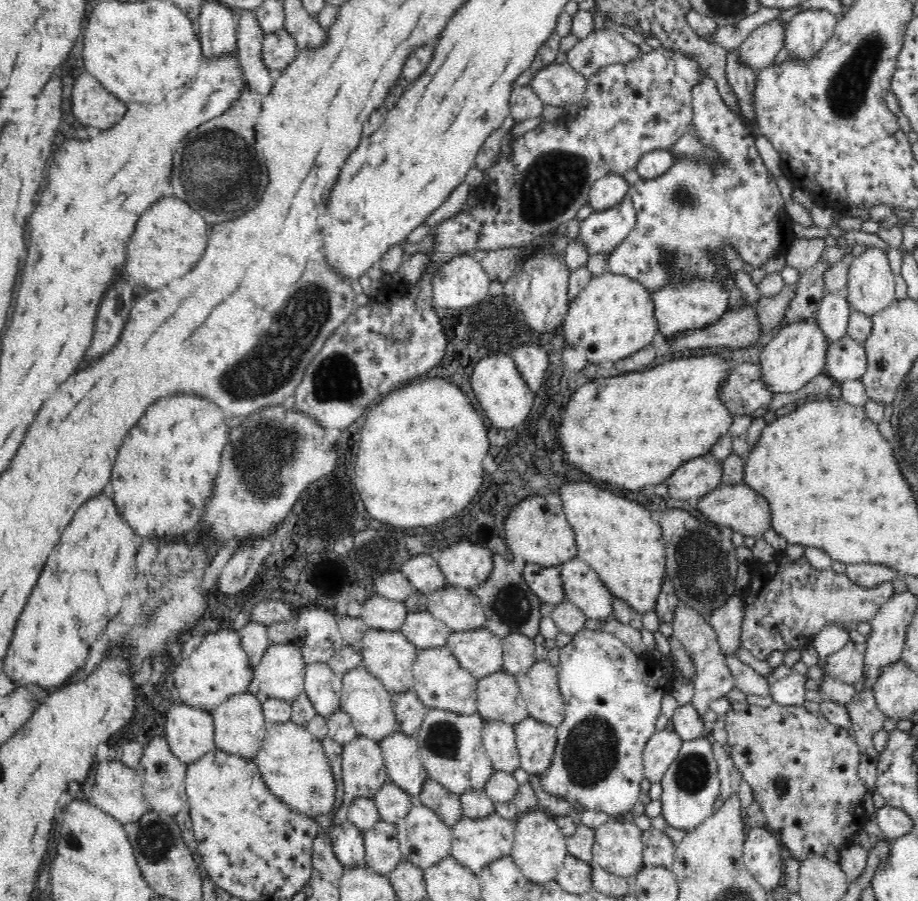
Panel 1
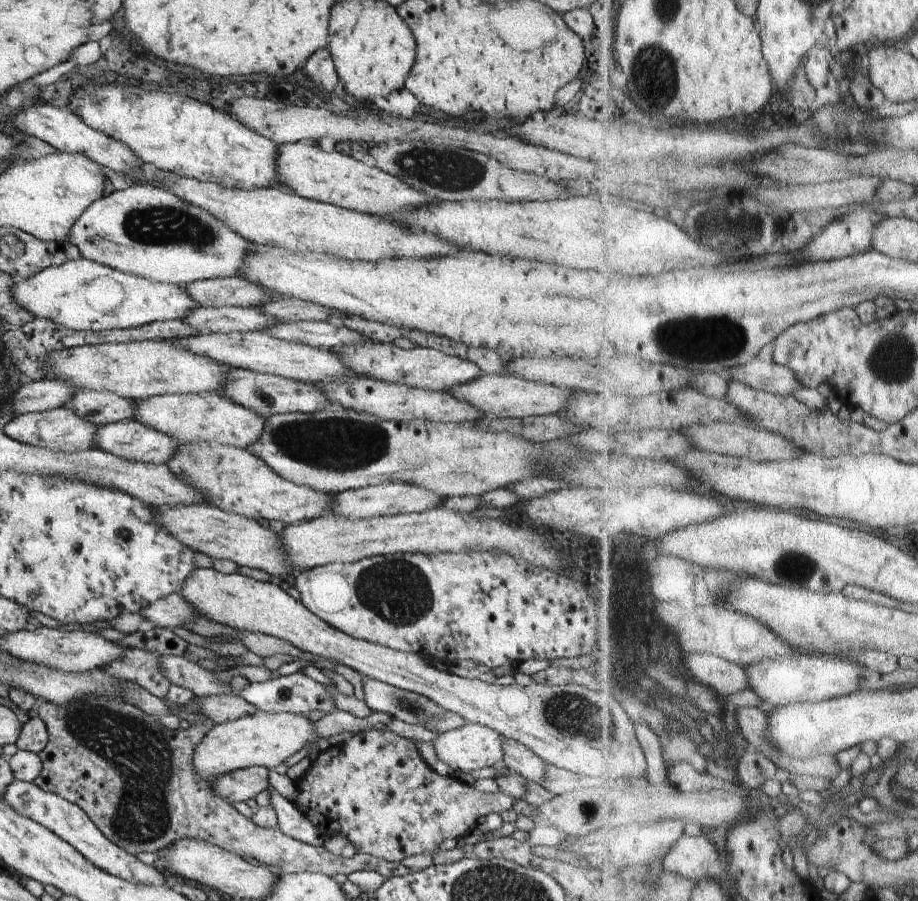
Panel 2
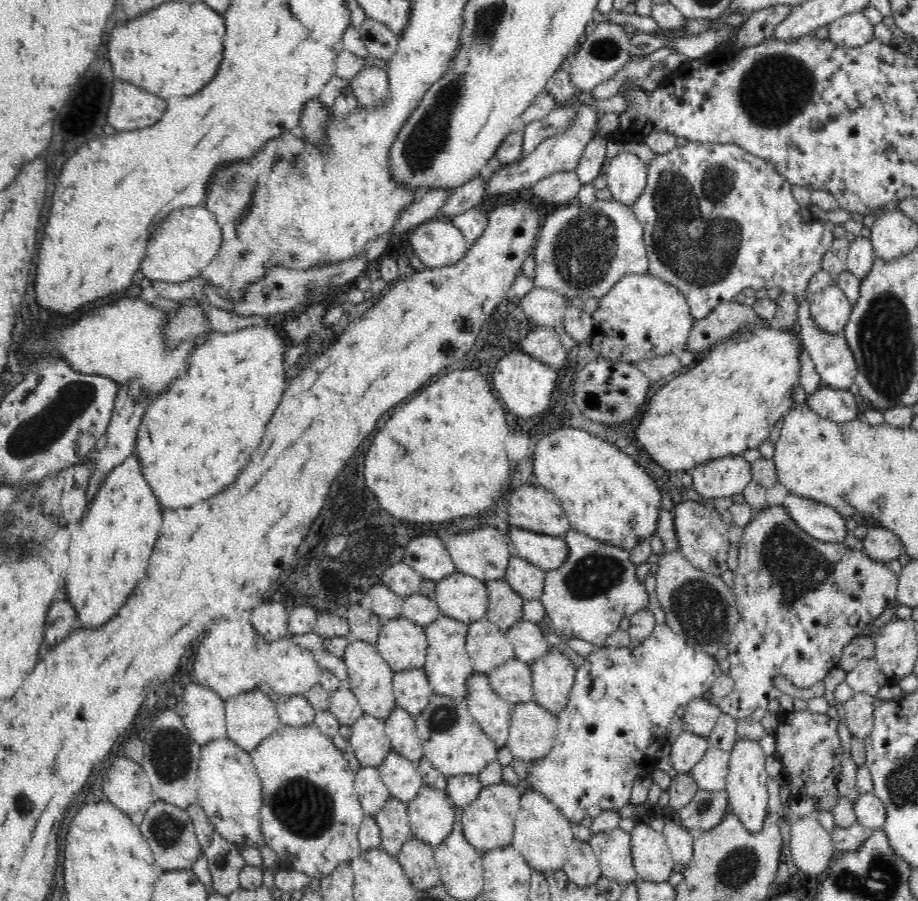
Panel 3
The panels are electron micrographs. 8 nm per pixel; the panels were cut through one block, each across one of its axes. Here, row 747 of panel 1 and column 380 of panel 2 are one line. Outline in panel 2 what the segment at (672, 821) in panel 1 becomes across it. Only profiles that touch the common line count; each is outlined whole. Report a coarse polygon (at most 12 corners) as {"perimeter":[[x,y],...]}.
{"perimeter":[[364,674],[364,704],[372,712],[418,726],[444,714],[422,694]]}

